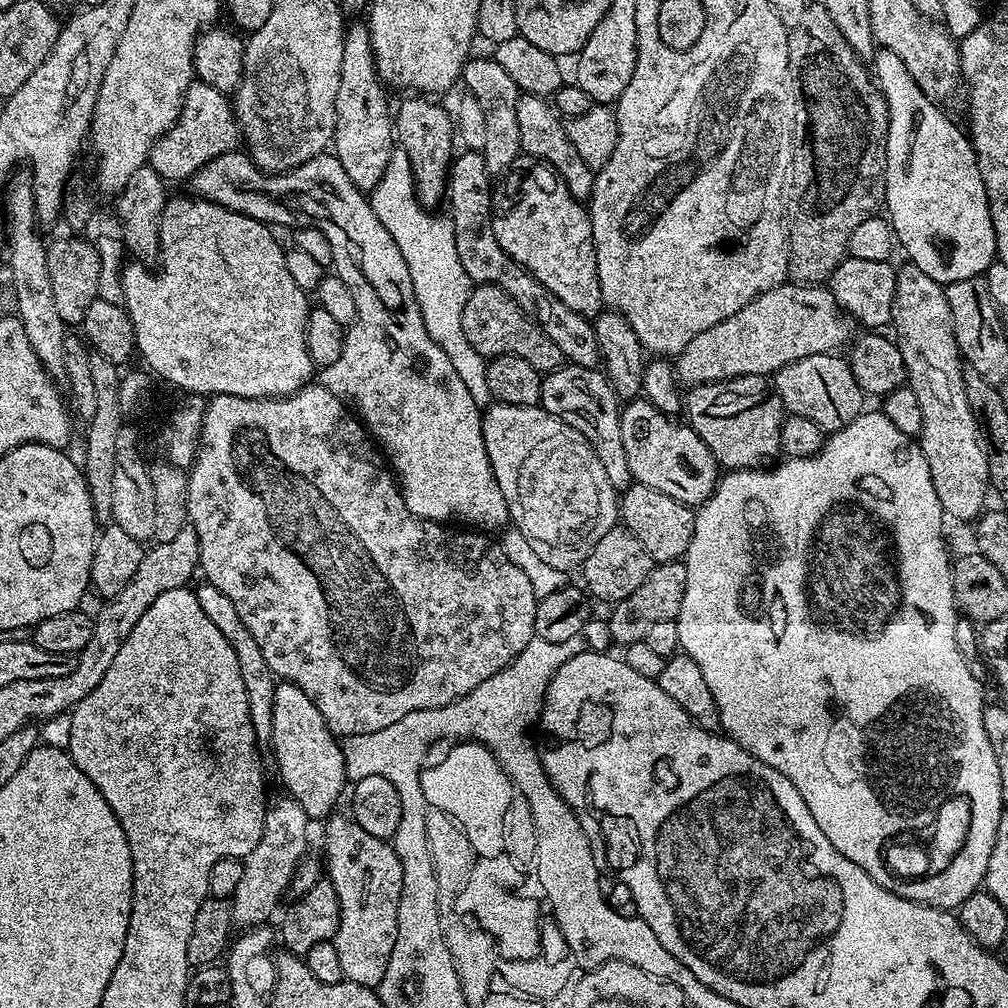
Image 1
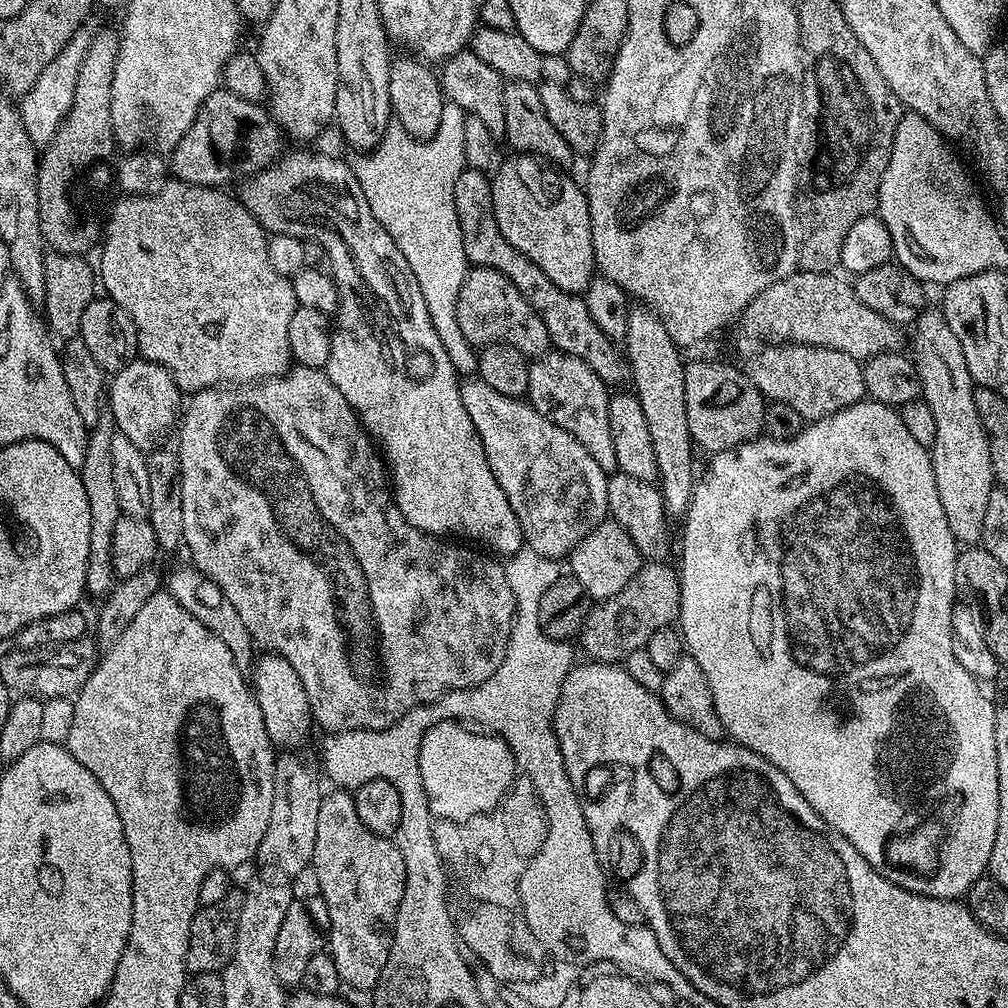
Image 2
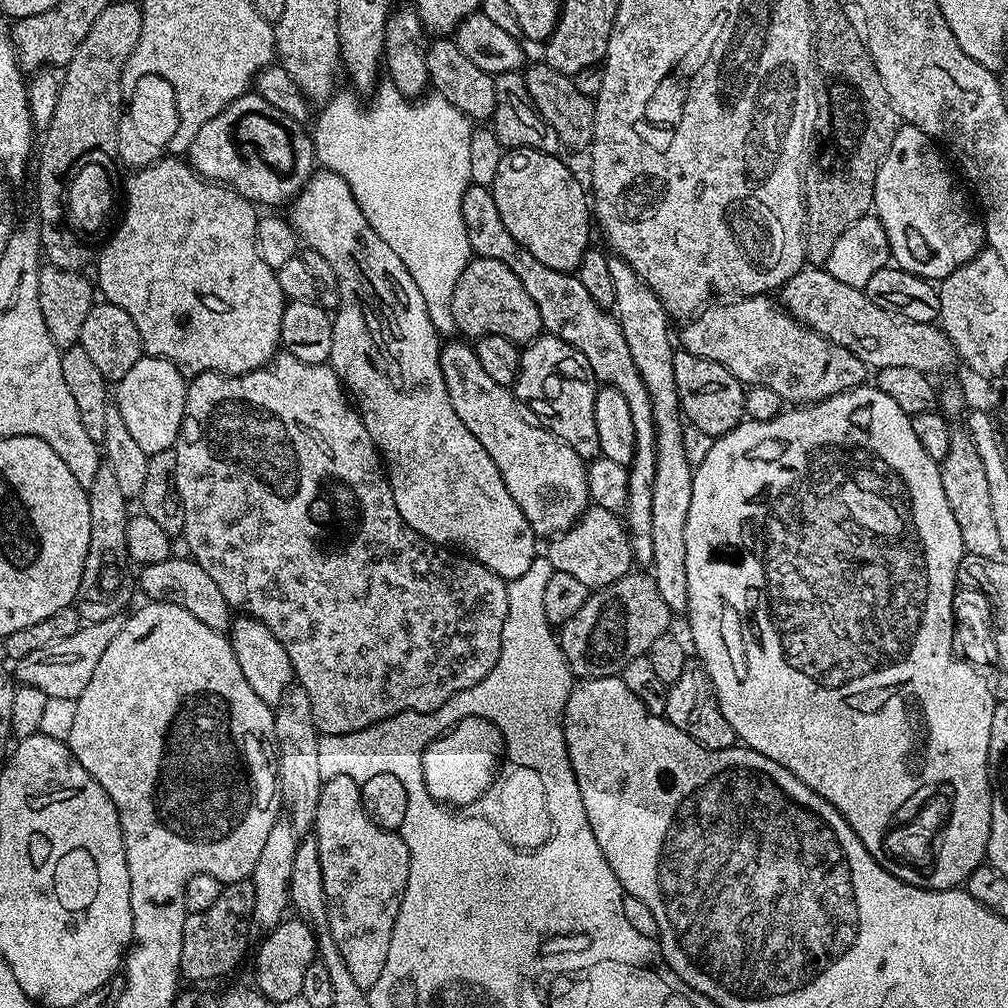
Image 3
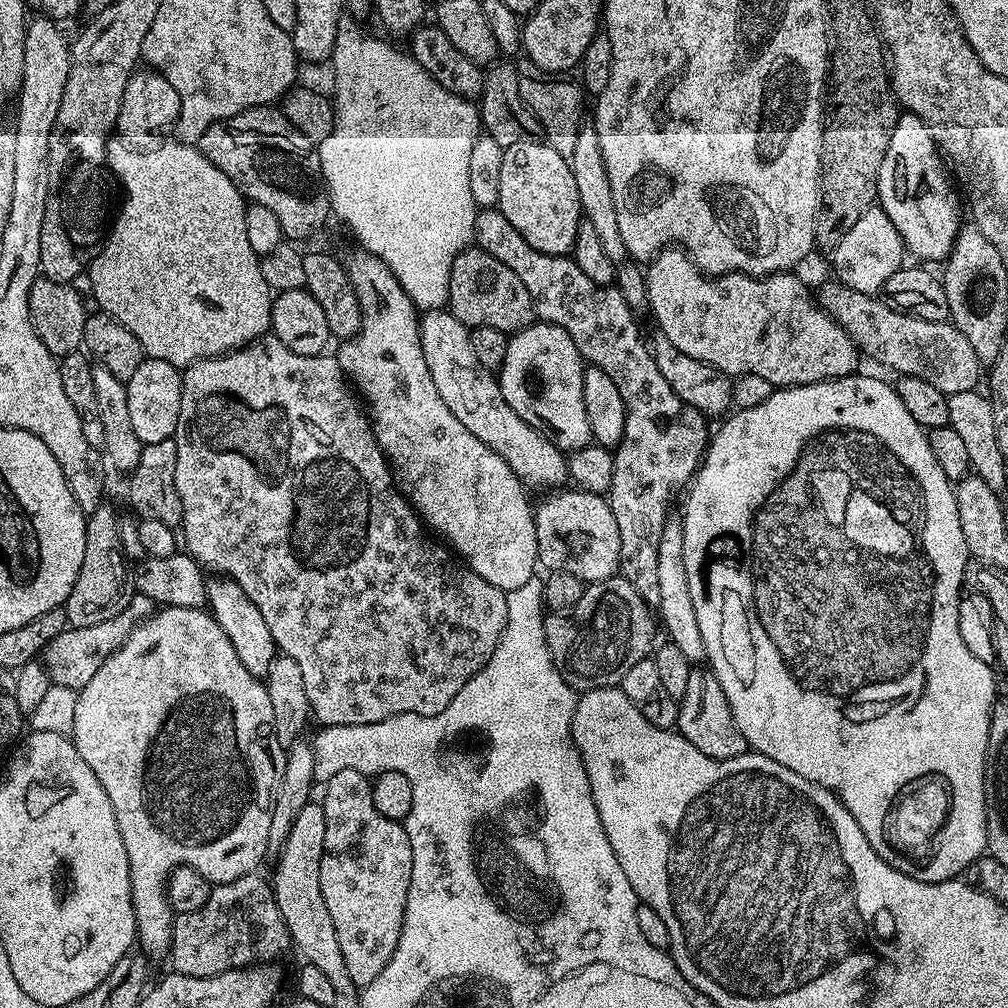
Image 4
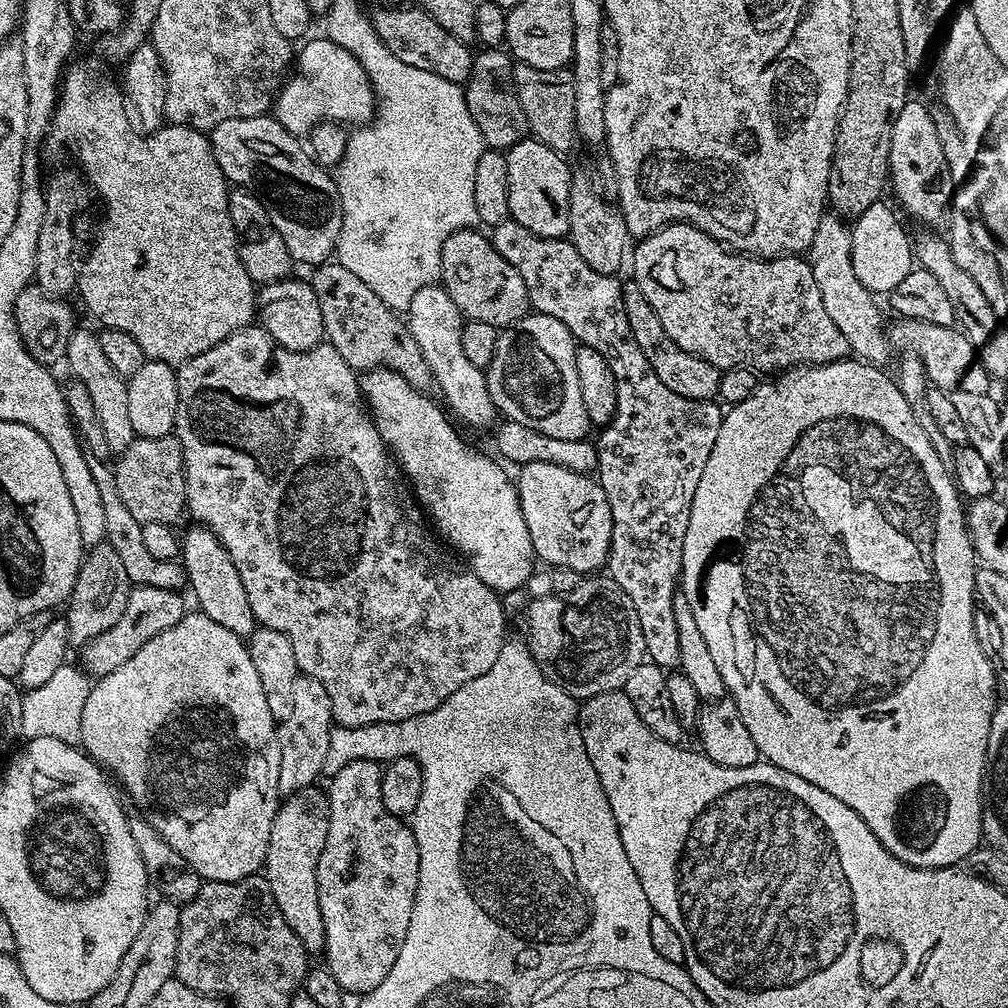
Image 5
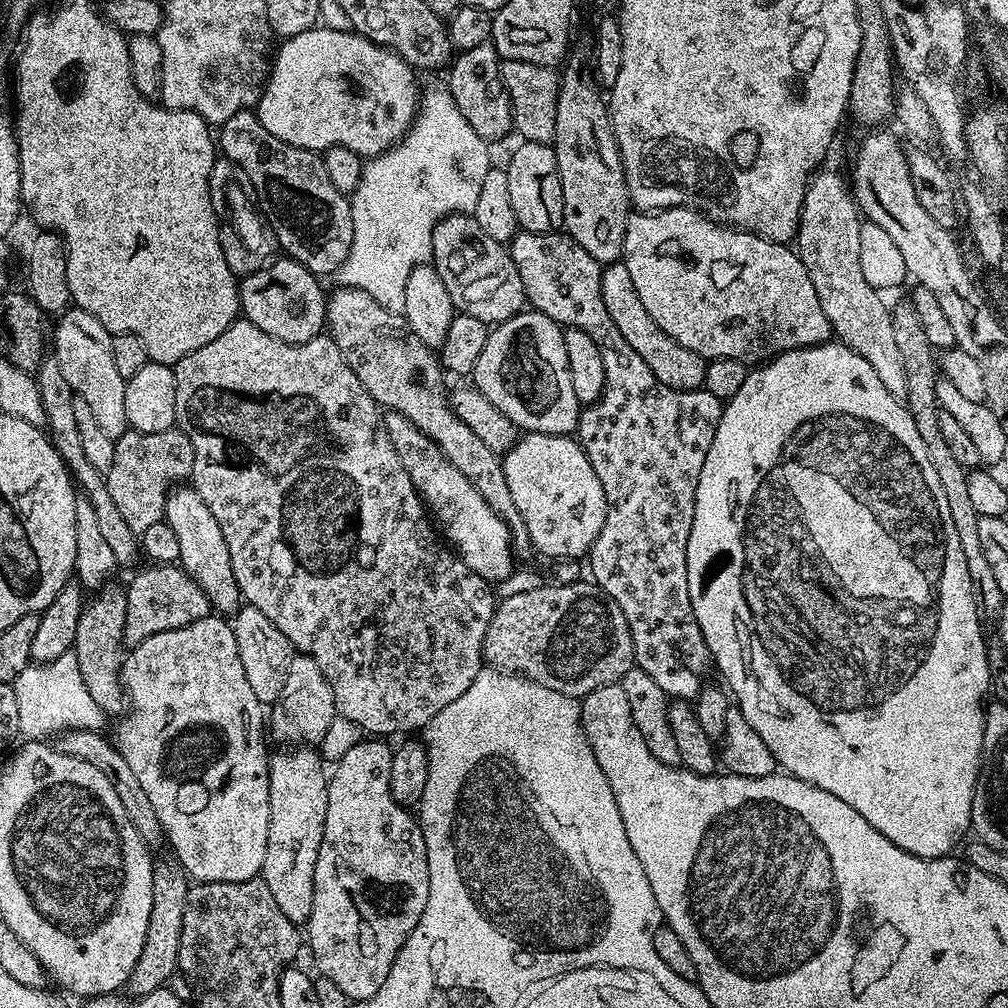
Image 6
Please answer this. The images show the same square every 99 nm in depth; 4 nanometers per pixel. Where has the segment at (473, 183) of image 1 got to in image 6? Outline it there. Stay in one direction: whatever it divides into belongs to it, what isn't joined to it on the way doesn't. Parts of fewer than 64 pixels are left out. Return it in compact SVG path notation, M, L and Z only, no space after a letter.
M520 230L512 237L507 245L507 250L518 270L518 278L522 278L525 301L535 311L546 314L546 318L550 318L555 324L564 328L586 330L586 334L590 334L590 338L594 338L594 342L598 342L598 346L602 350L602 362L606 362L606 386L599 400L587 405L581 411L580 421L575 431L580 445L590 458L590 466L594 466L594 474L598 474L598 482L602 482L602 490L606 494L606 506L608 507L606 522L602 526L598 538L592 543L592 548L586 553L586 564L588 568L589 566L592 567L591 579L605 594L614 598L614 602L618 602L622 614L626 614L626 622L630 626L630 634L634 642L635 667L646 670L646 674L650 674L650 678L654 678L654 682L658 682L658 686L662 686L662 690L669 698L689 702L695 701L699 693L705 689L706 681L704 679L707 678L708 671L710 673L713 671L714 665L710 650L702 638L698 618L694 618L694 610L690 606L690 586L686 574L686 546L690 538L690 526L694 522L694 502L698 490L698 474L702 474L702 462L706 462L710 442L714 442L714 430L718 430L722 402L705 390L679 392L678 390L670 390L670 386L665 384L657 384L654 374L650 374L650 366L646 366L646 362L642 362L641 356L633 350L630 342L626 342L626 338L622 338L618 326L614 326L614 318L610 318L610 313L606 310L606 302L602 300L602 282L600 281L602 265L594 258L590 258L590 254L586 254L586 250L582 250L582 246L578 246L578 242L574 242L574 238L570 238L567 232L557 230L555 232L538 233Z

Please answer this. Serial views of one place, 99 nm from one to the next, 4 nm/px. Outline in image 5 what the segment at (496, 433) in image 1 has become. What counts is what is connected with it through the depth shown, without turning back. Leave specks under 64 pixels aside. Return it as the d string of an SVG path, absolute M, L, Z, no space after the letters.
M439 283L418 290L418 294L414 294L414 302L410 302L408 307L406 323L408 333L414 342L418 342L418 350L422 350L422 358L426 358L426 366L430 366L435 387L440 387L444 395L443 403L454 416L456 414L455 419L465 420L472 428L491 429L497 423L498 413L490 398L488 377L485 369L474 366L474 362L462 354L462 330L466 317L460 313L458 306L454 306L454 298L450 298Z

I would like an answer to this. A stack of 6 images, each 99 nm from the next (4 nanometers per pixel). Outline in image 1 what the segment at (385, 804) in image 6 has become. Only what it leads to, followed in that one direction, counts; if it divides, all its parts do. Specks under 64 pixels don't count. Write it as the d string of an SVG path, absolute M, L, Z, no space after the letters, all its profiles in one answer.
M341 814L333 815L331 819L323 825L323 827L325 826L324 856L328 859L328 868L326 864L326 876L327 879L331 880L340 902L340 921L338 922L338 930L336 931L334 943L338 950L338 959L342 966L344 978L350 982L354 982L358 986L379 989L382 978L386 975L386 965L390 963L390 954L394 950L394 938L398 938L398 902L402 898L402 862L389 841L383 840L382 838L374 838L374 834L366 834L366 830L362 830L362 826L358 826L355 820L349 818L347 815L344 815L345 817L340 815Z

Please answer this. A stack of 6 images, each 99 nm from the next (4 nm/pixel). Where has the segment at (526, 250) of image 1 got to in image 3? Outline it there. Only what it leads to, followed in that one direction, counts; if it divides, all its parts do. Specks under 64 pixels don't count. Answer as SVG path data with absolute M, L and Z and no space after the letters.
M514 148L505 151L498 162L498 174L494 174L494 182L490 185L494 206L498 206L498 214L506 230L518 241L538 262L550 266L550 270L562 270L575 273L582 262L582 254L590 247L588 241L588 220L590 224L590 196L580 185L580 180L560 161L559 155L551 156L542 150L533 148Z

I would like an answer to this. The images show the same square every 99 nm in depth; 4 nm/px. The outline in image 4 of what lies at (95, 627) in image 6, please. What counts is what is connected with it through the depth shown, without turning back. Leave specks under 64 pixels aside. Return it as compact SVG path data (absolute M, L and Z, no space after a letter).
M100 504L98 510L89 513L86 518L86 554L82 554L82 570L78 570L68 601L62 605L69 625L74 628L106 622L106 618L114 618L114 614L121 612L130 602L130 568L120 537L121 517L116 516L110 504Z

